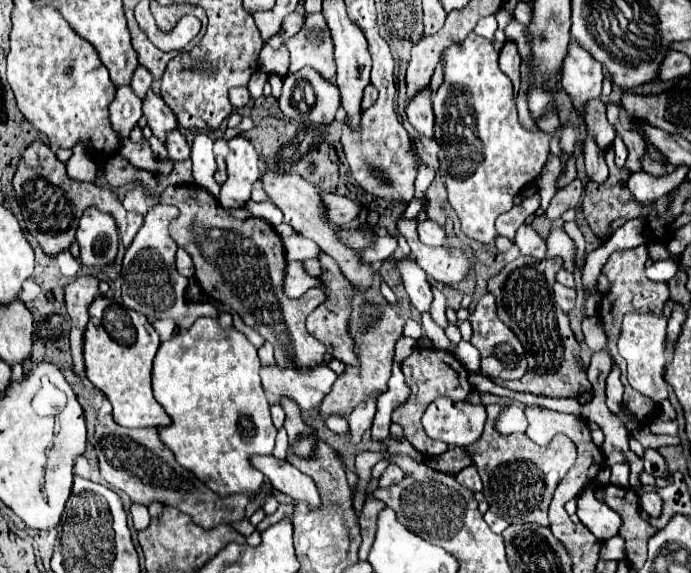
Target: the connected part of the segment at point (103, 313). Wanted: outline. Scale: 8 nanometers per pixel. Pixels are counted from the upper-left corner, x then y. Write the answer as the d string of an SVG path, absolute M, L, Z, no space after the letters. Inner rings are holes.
M97 295L89 307L89 325L85 331L85 367L87 379L101 389L113 405L117 425L133 429L163 429L171 425L171 417L155 401L151 391L151 369L159 349L159 335L145 315L135 313L109 297ZM123 325L123 327L121 327ZM127 327L127 331L123 331ZM131 327L131 329L129 329Z

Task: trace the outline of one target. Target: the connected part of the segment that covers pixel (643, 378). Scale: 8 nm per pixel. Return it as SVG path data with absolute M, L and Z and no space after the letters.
M627 313L621 325L619 337L619 355L627 361L627 379L633 389L651 397L655 403L667 397L669 385L663 379L667 355L665 355L665 337L667 337L667 319L665 315L655 313Z

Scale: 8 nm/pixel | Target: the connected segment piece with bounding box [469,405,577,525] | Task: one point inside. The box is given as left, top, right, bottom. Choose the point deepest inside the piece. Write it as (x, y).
(519, 477)

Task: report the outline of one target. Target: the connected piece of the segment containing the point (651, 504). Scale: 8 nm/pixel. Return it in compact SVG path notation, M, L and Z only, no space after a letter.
M655 491L641 495L641 507L643 507L651 517L659 517L659 515L661 515L661 505L663 505L663 501L661 501L661 497L659 497Z

